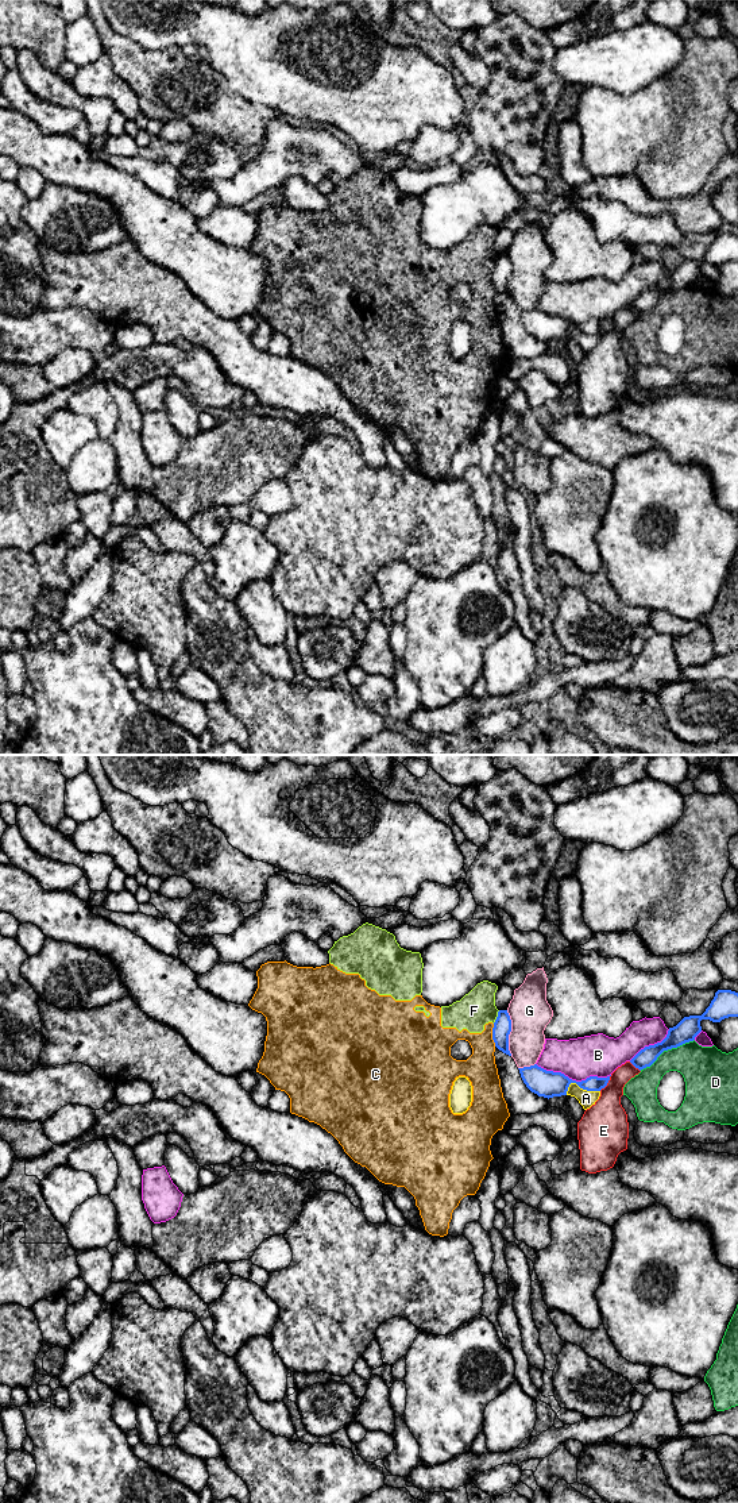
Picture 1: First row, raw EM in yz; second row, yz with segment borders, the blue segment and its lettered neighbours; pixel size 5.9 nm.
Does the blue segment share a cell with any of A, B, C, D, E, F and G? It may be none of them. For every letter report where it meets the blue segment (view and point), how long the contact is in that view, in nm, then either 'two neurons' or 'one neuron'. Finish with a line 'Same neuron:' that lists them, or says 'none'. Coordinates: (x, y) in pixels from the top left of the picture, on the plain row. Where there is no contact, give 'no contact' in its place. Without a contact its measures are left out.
A: contact yz (579, 330); length 200 nm; two neurons
B: contact yz (574, 324); length 460 nm; two neurons
C: contact yz (493, 278); length 140 nm; two neurons
D: contact yz (667, 293); length 380 nm; two neurons
E: contact yz (607, 326); length 120 nm; two neurons
F: contact yz (497, 261); length 90 nm; two neurons
G: contact yz (509, 277); length 280 nm; two neurons
Same neuron: none

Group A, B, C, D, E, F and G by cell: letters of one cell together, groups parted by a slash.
A / B / C F / D / E / G

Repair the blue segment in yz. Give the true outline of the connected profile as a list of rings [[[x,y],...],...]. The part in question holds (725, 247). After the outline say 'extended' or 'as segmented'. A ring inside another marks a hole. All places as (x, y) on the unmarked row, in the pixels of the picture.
[[[718,234],[710,250],[702,259],[684,261],[676,270],[669,271],[666,281],[661,286],[645,290],[630,304],[630,307],[640,315],[650,311],[664,294],[693,285],[702,275],[702,263],[720,266],[729,261],[738,261],[738,236]]]; as segmented

